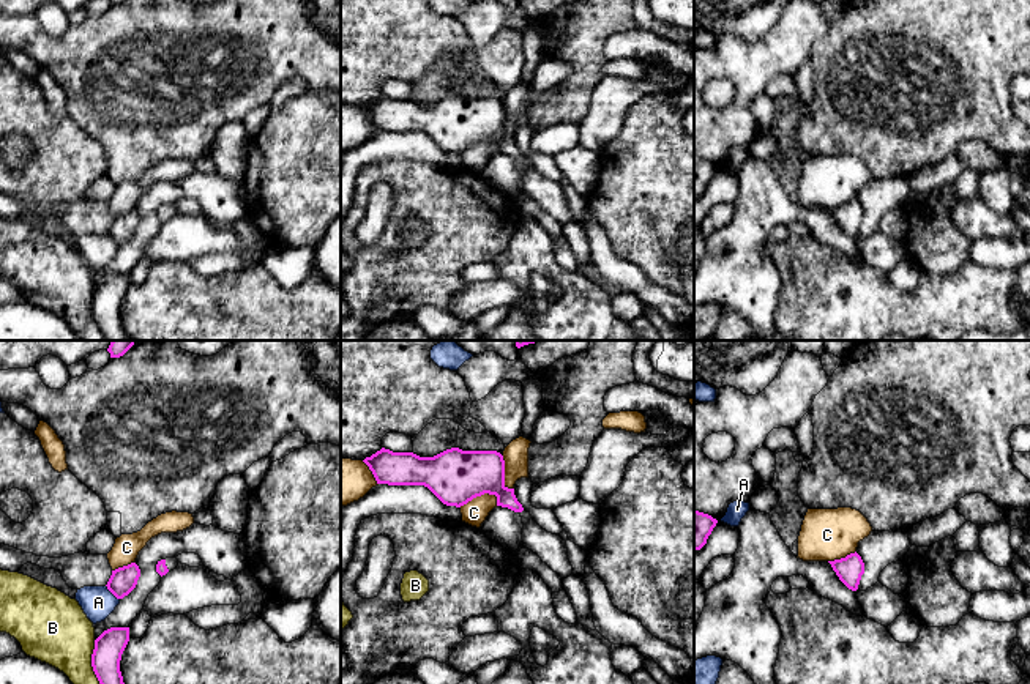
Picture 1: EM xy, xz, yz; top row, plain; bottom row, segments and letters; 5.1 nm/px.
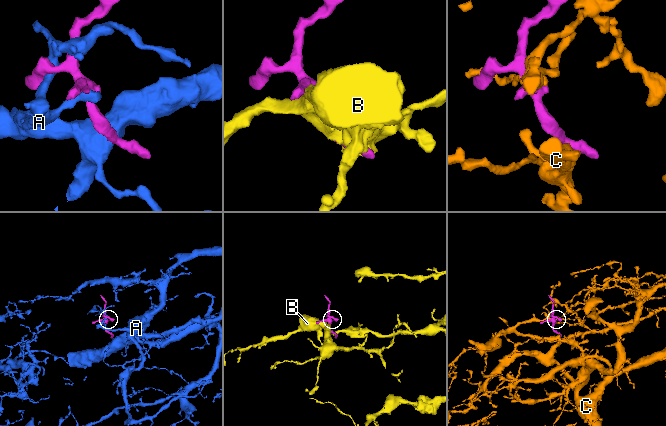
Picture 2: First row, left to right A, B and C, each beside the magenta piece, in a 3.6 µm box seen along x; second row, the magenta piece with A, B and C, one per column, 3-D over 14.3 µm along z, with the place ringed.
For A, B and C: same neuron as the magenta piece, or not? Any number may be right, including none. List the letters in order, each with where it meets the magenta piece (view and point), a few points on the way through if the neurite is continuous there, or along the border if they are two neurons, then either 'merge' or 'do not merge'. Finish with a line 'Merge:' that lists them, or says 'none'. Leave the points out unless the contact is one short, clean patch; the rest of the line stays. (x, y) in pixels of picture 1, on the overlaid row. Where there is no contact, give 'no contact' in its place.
A: contact xy (112, 593); do not merge
B: contact xy (92, 662); do not merge
C: contact xz (478, 495); do not merge
Merge: none

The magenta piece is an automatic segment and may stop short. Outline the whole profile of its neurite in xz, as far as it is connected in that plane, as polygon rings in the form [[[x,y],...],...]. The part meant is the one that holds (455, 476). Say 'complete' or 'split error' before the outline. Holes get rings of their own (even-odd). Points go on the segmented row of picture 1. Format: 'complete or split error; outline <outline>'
split error; outline [[[382,448],[363,460],[377,484],[424,485],[443,504],[461,507],[484,493],[497,496],[497,506],[522,517],[522,547],[536,553],[562,578],[573,575],[566,541],[543,530],[505,485],[505,460],[497,451],[446,449],[434,457],[393,452]]]

